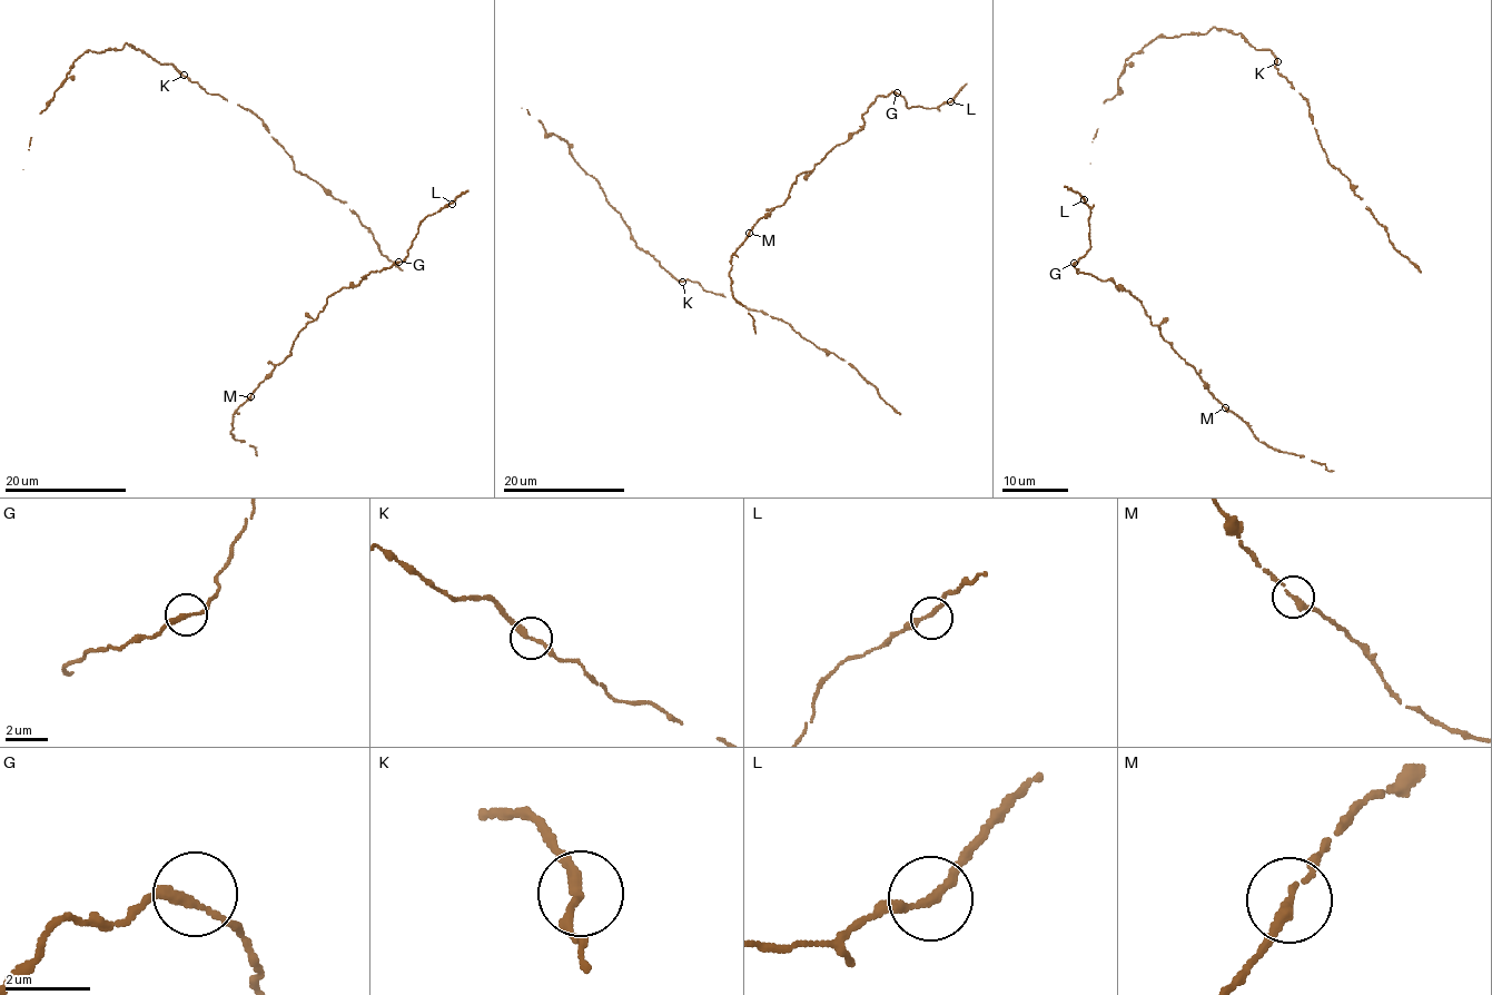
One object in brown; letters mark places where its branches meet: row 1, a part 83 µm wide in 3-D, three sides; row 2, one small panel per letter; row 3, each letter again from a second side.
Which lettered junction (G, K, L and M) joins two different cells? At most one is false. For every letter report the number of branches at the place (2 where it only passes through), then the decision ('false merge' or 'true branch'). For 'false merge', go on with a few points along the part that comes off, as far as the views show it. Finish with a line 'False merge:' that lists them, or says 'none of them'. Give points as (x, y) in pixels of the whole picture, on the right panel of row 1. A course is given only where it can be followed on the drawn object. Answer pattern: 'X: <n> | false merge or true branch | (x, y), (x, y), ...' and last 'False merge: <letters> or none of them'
G: 2 | true branch
K: 2 | true branch
L: 2 | true branch
M: 2 | true branch
False merge: none of them

